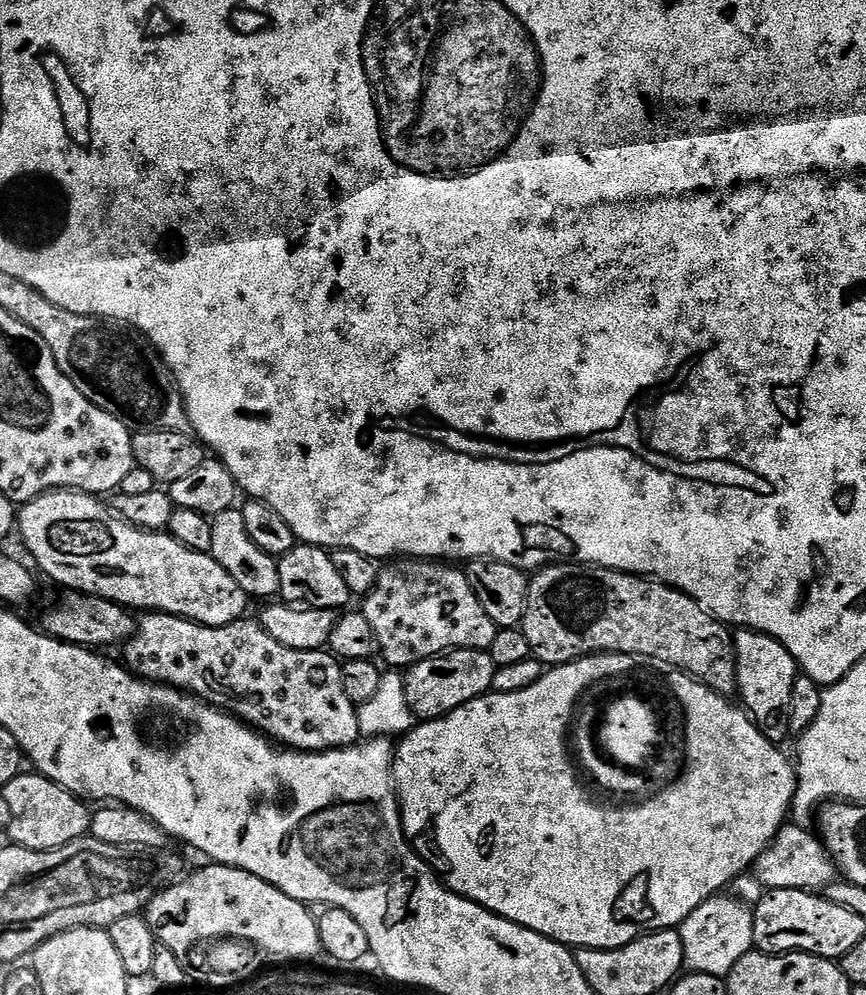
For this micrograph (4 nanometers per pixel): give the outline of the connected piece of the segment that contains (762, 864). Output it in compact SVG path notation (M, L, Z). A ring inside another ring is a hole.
M786 822L778 830L772 841L762 850L750 872L764 890L774 888L803 888L822 890L825 885L837 879L838 869L830 853L824 849L824 841L819 835L808 833L807 827Z

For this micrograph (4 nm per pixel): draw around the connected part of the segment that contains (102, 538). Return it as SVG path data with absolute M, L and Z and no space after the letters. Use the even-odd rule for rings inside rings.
M56 488L52 492L43 492L41 496L36 496L23 505L18 512L18 536L24 539L24 544L28 547L30 555L36 559L35 567L45 572L50 579L56 584L61 584L61 589L71 590L73 592L85 592L88 596L101 596L107 600L113 600L115 604L123 604L129 610L137 610L136 608L144 608L148 612L164 612L168 616L180 616L183 620L193 620L196 624L205 624L207 628L221 628L227 624L234 623L235 620L241 619L245 615L244 612L250 603L248 593L242 590L242 586L238 586L238 582L234 582L234 578L230 578L230 574L226 574L226 570L222 570L222 566L211 554L206 552L195 552L186 546L182 546L175 538L159 532L145 532L143 528L136 528L133 524L127 524L124 517L114 514L111 507L108 508L103 504L103 499L97 498L91 492L78 492L75 488Z

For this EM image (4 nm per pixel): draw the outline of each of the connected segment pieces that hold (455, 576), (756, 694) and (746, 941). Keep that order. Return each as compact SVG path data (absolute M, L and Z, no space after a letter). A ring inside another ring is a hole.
M423 558L393 559L377 571L376 581L363 597L362 603L364 617L370 624L372 637L376 640L378 656L380 652L388 666L396 670L407 669L409 664L437 656L440 652L450 652L454 648L487 650L490 642L494 642L494 634L498 630L490 614L482 610L482 602L474 598L474 590L470 590L470 582L466 582L463 571L448 562Z
M737 631L734 636L734 645L736 651L736 690L739 703L752 717L752 721L756 723L758 730L765 738L773 742L780 742L783 736L787 737L789 735L788 711L790 710L790 694L798 675L796 659L788 653L786 646L782 646L779 640L775 640L773 636L767 636L761 632Z
M732 894L711 896L680 923L684 966L688 972L714 974L721 978L738 966L738 962L754 948L753 909Z

